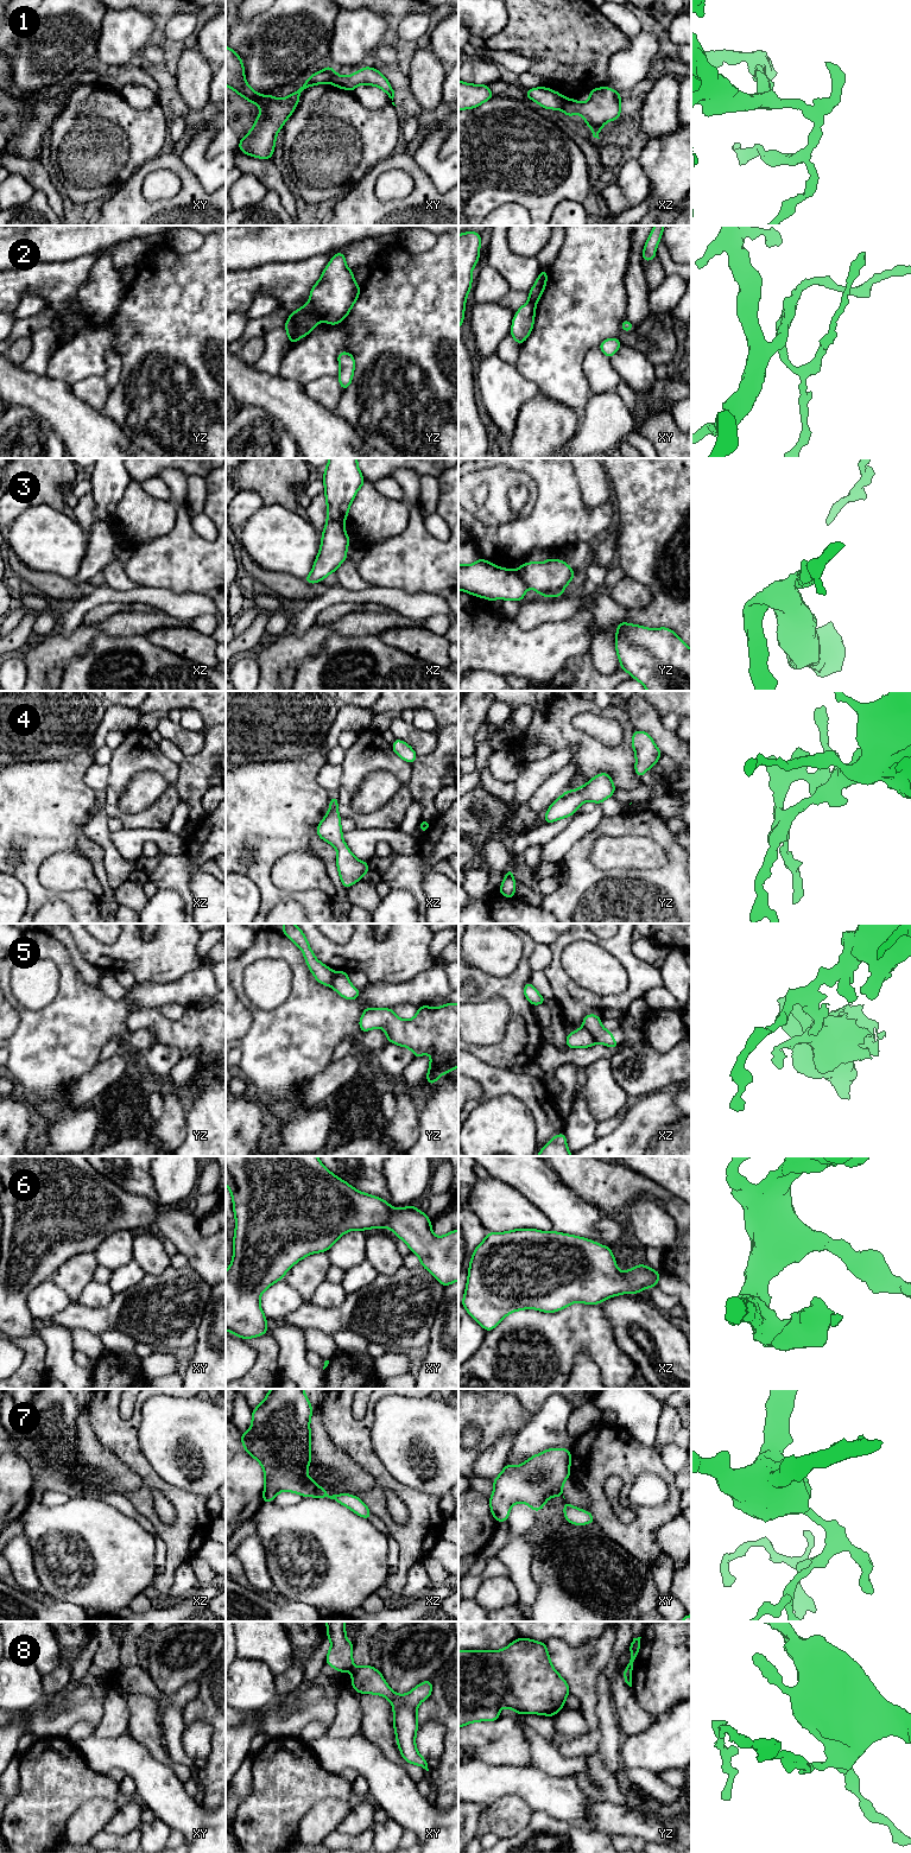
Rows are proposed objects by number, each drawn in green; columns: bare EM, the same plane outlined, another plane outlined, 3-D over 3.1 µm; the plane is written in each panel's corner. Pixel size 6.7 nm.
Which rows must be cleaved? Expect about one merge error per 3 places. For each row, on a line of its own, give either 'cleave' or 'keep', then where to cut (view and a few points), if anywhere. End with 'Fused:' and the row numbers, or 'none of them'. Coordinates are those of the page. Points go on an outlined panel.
1: cleave | xz (569, 100), (562, 109)
2: cleave | yz (309, 300), (321, 319)
3: cleave | yz (517, 569), (529, 587)
4: keep | no cut
5: cleave | xz (583, 1027), (596, 1041)
6: keep | no cut
7: keep | no cut
8: cleave | yz (627, 1667), (632, 1668)
Fused: 1, 2, 3, 5, 8

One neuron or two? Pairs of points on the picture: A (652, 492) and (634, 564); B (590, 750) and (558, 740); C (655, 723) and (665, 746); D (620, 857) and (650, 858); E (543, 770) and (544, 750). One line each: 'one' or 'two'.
A: one
B: one
C: one
D: one
E: two

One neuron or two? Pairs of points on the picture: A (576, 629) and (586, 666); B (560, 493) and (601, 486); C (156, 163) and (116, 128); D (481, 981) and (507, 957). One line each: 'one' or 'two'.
A: two
B: two
C: two
D: two

